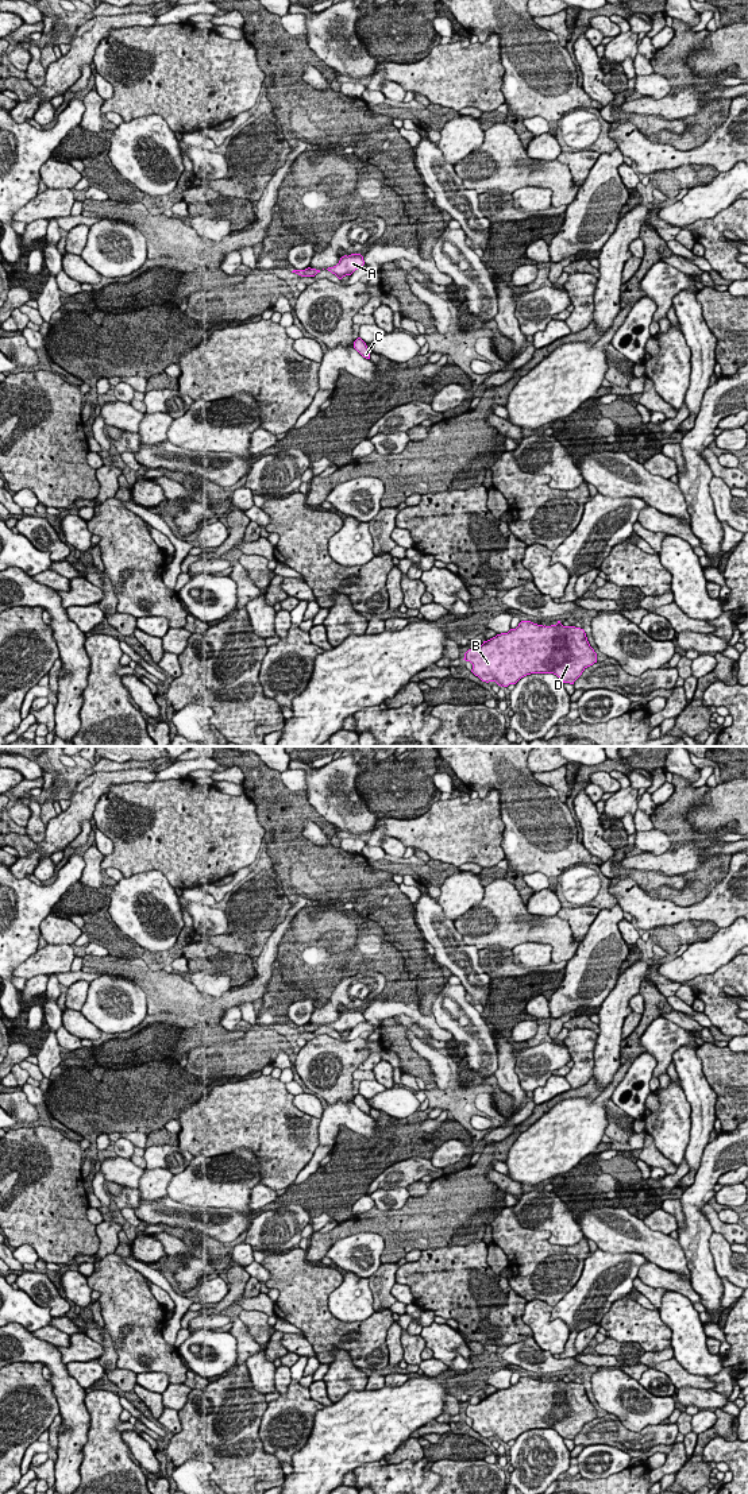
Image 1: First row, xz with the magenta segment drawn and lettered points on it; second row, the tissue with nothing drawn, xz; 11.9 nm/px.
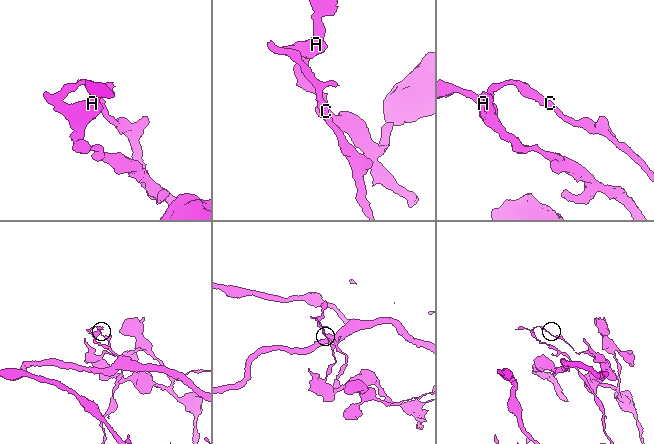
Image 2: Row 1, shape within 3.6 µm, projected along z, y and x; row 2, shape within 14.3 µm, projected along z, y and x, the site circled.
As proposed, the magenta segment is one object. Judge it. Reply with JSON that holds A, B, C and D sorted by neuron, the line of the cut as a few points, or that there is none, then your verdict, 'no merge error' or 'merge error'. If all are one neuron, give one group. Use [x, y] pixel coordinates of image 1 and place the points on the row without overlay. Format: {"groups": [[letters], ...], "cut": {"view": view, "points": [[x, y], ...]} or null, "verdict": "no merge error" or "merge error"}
{"groups": [["A"], ["B", "C", "D"]], "cut": {"view": "xz", "points": [[304, 1026], [305, 1031]]}, "verdict": "merge error"}

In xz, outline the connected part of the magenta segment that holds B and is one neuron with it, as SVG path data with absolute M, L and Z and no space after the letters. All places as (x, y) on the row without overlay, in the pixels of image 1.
M521 1377L516 1385L483 1397L477 1405L469 1405L463 1416L473 1420L471 1428L482 1437L496 1437L501 1443L516 1440L531 1429L554 1429L563 1439L574 1440L587 1422L597 1418L597 1409L581 1383L563 1382L560 1377L551 1382Z

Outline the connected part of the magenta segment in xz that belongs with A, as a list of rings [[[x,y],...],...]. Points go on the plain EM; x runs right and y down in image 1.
[[[360,1009],[344,1011],[340,1014],[339,1019],[327,1026],[335,1030],[339,1035],[346,1031],[351,1031],[355,1026],[365,1020],[363,1012]]]

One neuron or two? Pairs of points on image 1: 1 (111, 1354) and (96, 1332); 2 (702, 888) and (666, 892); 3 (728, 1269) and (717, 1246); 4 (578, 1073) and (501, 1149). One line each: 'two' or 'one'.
1: one
2: one
3: one
4: two

